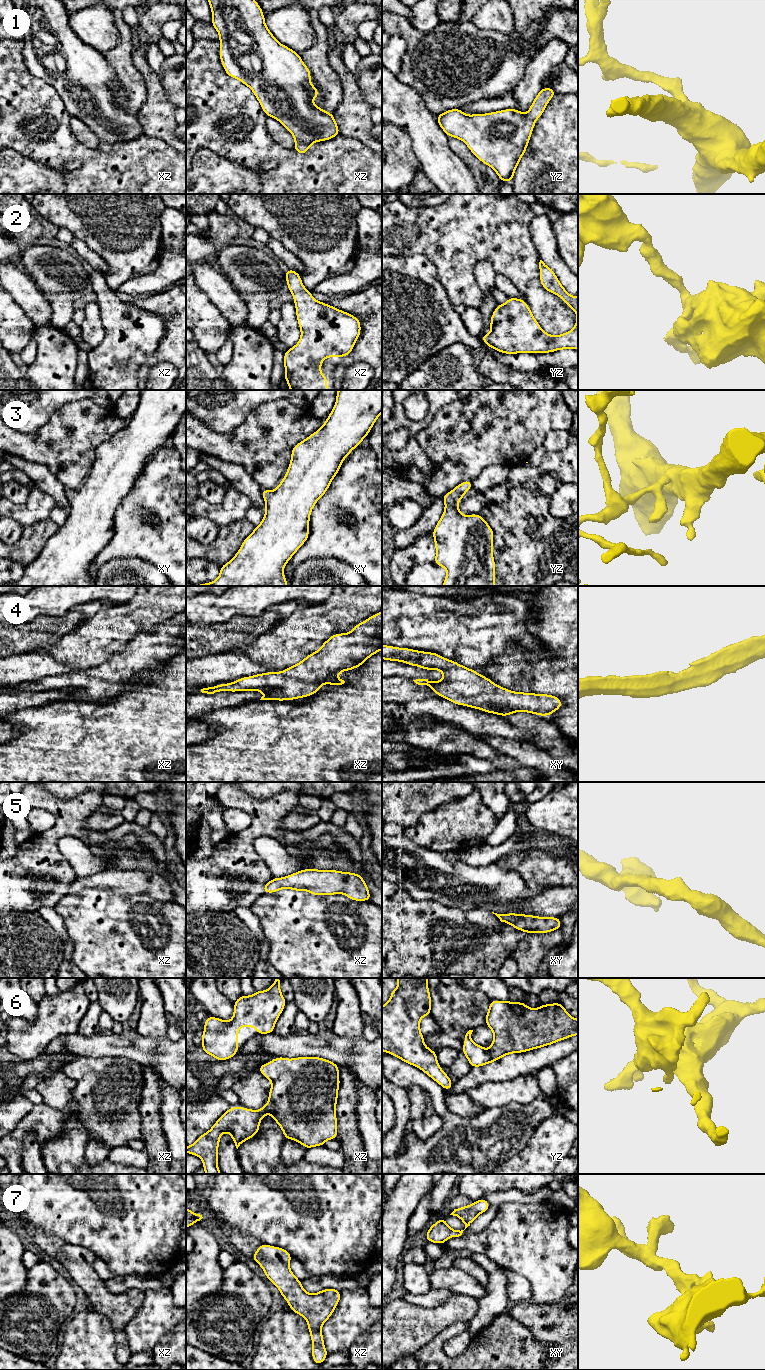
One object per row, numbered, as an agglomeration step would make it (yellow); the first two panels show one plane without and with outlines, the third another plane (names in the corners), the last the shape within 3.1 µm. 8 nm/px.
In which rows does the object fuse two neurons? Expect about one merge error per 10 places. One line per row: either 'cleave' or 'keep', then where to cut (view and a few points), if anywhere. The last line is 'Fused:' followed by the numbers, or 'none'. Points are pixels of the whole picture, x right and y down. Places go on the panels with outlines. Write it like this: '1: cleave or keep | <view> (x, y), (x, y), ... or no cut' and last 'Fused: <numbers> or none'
1: keep | no cut
2: keep | no cut
3: keep | no cut
4: keep | no cut
5: keep | no cut
6: keep | no cut
7: keep | no cut
Fused: none

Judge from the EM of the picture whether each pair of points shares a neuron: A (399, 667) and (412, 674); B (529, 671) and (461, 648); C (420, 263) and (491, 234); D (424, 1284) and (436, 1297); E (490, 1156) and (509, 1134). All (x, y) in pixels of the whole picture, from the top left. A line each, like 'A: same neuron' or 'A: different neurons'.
A: same neuron
B: different neurons
C: different neurons
D: different neurons
E: same neuron

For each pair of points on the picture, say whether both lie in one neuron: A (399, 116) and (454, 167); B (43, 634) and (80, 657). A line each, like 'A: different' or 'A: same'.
A: same
B: different

